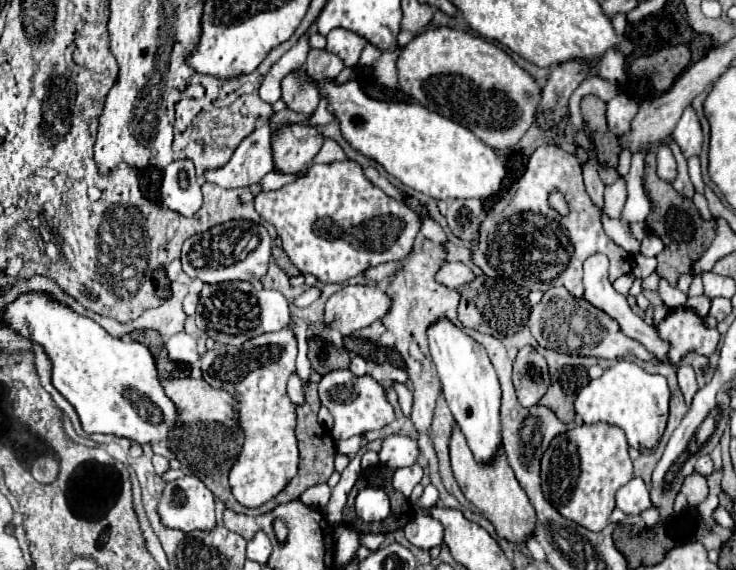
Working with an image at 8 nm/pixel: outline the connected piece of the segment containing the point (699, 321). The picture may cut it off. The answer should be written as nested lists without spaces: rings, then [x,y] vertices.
[[[677,308],[671,310],[659,326],[657,331],[661,338],[671,344],[669,362],[677,362],[687,352],[711,356],[719,344],[719,330],[709,328],[705,320],[691,308]]]

